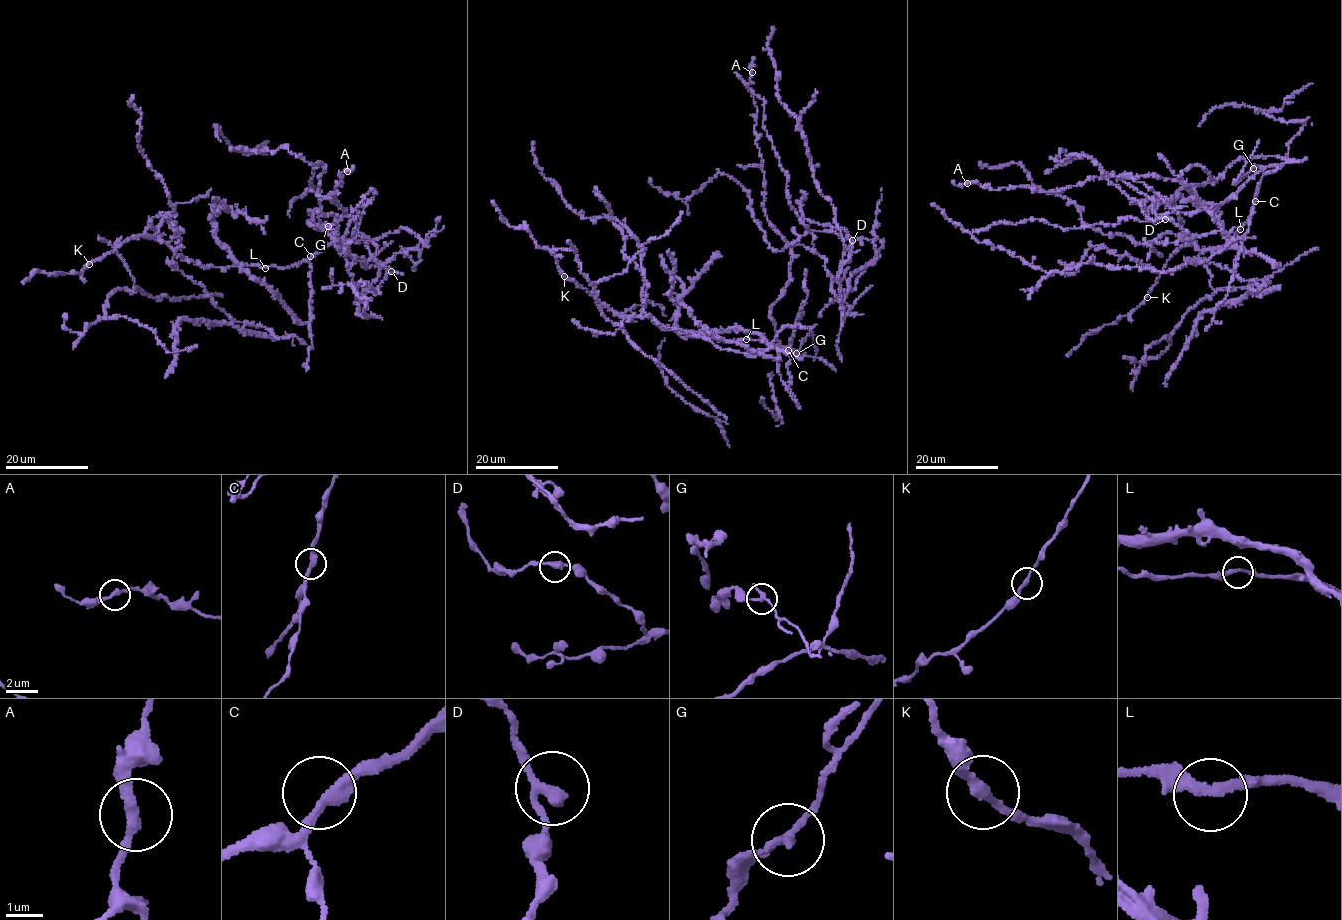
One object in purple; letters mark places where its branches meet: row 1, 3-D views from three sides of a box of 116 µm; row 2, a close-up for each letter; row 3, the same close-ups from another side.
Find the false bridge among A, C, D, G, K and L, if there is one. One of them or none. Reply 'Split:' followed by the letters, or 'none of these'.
Split: G

